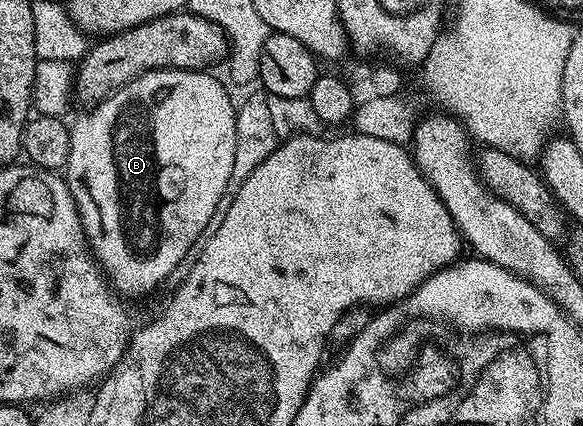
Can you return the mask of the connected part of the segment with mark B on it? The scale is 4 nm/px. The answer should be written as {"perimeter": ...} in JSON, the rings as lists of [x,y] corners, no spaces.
{"perimeter":[[[159,67],[156,71],[147,71],[134,77],[126,85],[99,100],[85,115],[80,115],[70,127],[70,157],[66,168],[68,188],[76,208],[80,214],[80,226],[84,229],[84,237],[89,248],[105,276],[110,280],[111,286],[121,296],[144,295],[152,291],[175,267],[182,264],[186,251],[190,245],[198,240],[202,229],[213,216],[215,206],[226,196],[227,182],[233,172],[235,155],[235,121],[237,104],[232,104],[228,91],[207,70],[181,71],[179,67]]]}

